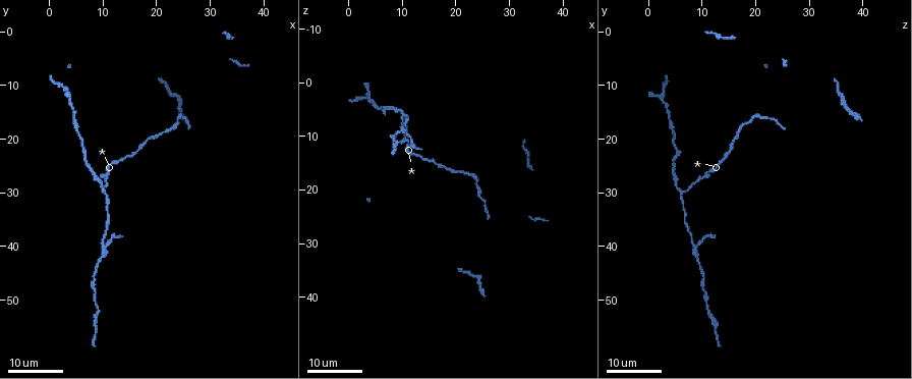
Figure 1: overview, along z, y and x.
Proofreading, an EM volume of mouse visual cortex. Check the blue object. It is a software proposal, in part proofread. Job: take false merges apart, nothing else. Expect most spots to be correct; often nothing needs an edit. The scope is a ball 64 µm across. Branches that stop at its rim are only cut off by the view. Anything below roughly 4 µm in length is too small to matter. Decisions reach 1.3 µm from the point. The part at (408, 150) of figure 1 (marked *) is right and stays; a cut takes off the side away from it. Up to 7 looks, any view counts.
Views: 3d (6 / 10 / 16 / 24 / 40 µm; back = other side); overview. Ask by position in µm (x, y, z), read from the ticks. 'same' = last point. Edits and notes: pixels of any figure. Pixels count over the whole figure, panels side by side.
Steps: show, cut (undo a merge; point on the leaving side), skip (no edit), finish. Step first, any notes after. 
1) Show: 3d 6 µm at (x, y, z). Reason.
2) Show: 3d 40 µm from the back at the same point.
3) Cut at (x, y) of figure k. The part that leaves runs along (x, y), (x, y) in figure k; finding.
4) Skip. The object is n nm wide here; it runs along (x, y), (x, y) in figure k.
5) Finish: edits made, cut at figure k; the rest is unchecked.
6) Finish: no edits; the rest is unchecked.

Show: 3d 24 µm at (10.0, 30.0, 6.5). Three arms meet.

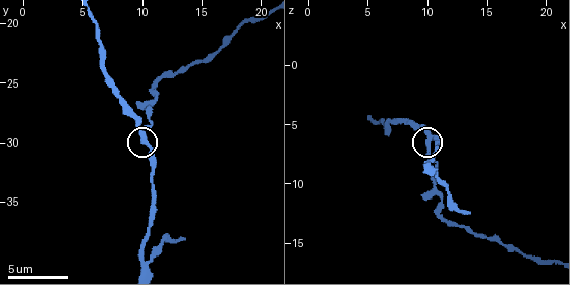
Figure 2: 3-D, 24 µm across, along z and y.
Show: 3d 10 µm at (10.2, 30.0, 6.0).

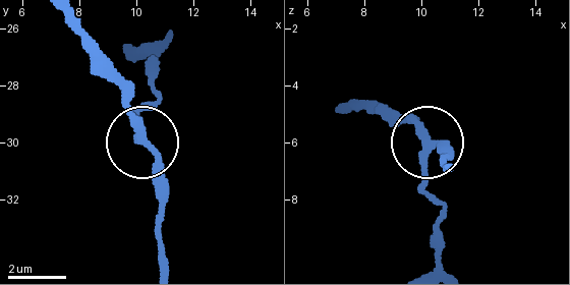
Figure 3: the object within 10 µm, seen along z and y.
Skip. 3 arms meet here; it runs along (162, 46), (139, 135), (154, 163), (162, 233) in figure 3; one cell here.

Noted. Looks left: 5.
Show: 3d 24 µm at (10.0, 40.0, 9.0). Arms part here.

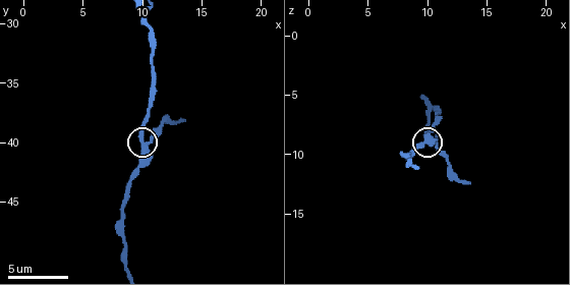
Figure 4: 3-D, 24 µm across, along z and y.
Show: 3d 6 µm at the same point.

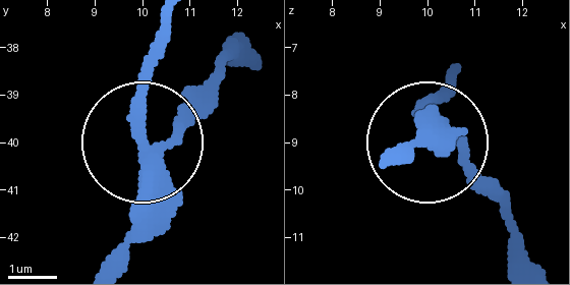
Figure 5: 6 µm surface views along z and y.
Skip. The object is 250 nm wide here; all the same cell.

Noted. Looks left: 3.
Show: 3d 10 µm at (11.2, 26.2, 11.2). Narrows sharply.

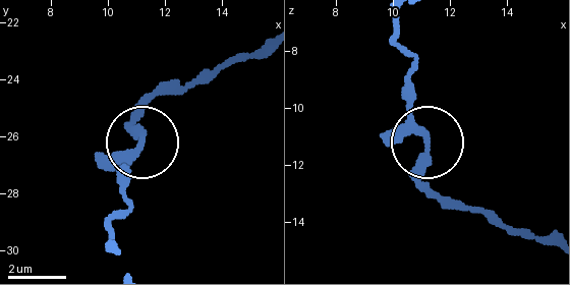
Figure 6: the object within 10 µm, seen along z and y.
Show: 3d 6 µm at (11.2, 26.2, 11.0).

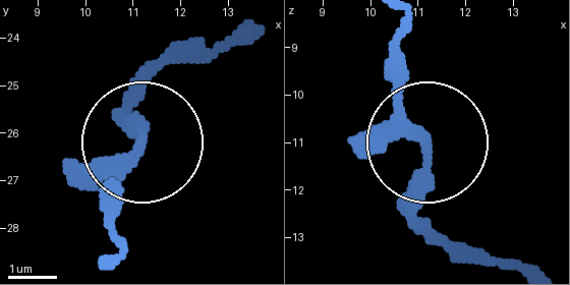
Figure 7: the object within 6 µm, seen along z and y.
Skip. It runs along (135, 106), (139, 141), (115, 186), (115, 219) in figure 7; continuous, no second cell.

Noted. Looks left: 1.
Finish: no edits; the rest is unchecked.

